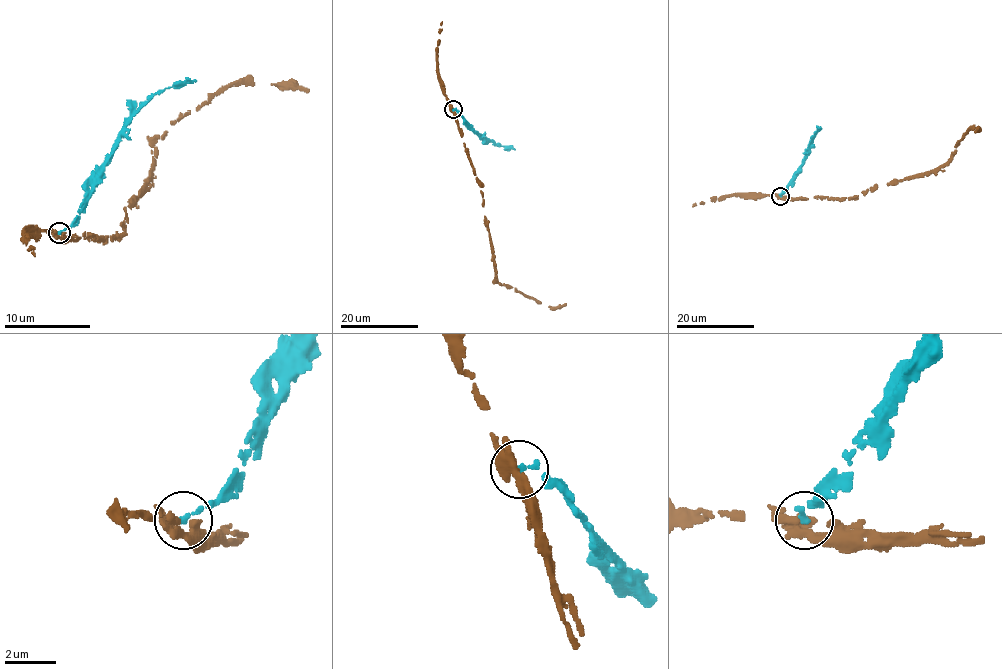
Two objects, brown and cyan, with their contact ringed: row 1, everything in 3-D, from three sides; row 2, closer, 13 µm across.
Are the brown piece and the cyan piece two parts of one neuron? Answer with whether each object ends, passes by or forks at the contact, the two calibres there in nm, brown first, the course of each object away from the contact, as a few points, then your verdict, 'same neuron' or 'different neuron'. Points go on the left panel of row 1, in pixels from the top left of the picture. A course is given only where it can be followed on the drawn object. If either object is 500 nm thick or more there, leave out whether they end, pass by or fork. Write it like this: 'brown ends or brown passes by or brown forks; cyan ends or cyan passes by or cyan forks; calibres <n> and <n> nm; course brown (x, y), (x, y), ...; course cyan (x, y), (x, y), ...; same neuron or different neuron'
brown passes by; cyan ends; calibres 400 and 200 nm; course brown (57, 233), (105, 242), (120, 235), (126, 209), (152, 177), (152, 147), (227, 87), (299, 85), (308, 92); course cyan (60, 233), (79, 214), (81, 203), (107, 164), (122, 128), (156, 94), (197, 81); same neuron

